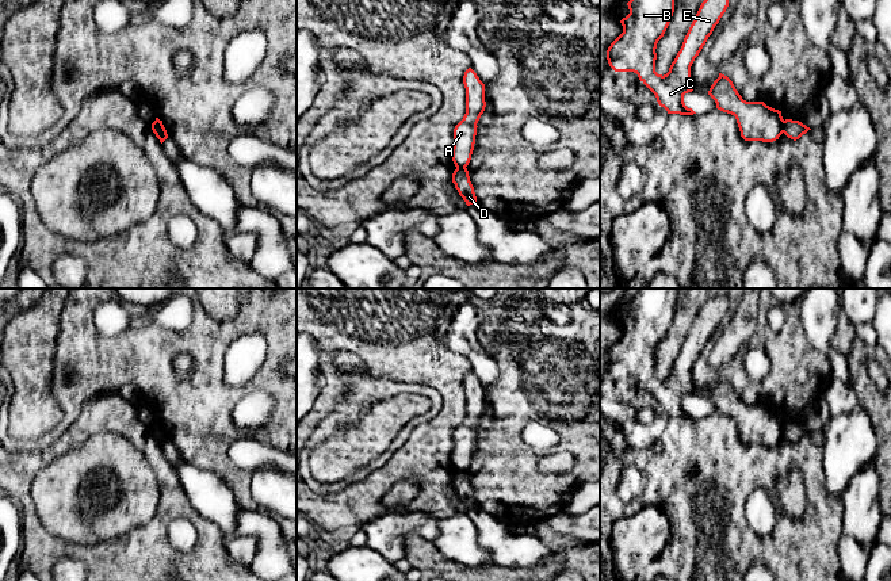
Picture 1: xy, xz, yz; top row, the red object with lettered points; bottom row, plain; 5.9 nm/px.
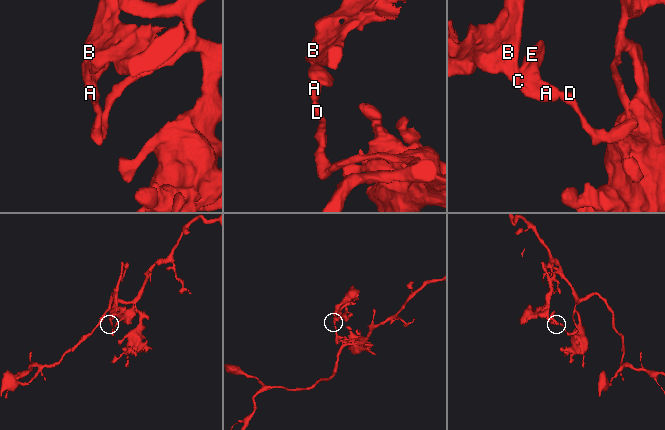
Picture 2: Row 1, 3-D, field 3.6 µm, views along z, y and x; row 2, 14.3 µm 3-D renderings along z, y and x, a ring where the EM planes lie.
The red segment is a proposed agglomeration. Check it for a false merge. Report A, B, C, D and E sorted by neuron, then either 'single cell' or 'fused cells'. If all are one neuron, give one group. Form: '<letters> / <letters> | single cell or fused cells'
A B C E / D | fused cells

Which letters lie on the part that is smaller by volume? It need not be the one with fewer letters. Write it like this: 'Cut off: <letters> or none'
Cut off: A, B, C, E

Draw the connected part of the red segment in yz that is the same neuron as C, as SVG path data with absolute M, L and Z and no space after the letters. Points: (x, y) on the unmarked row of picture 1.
M639 288L627 306L630 317L620 324L623 336L608 351L607 363L615 375L636 376L668 417L693 418L696 416L684 406L684 398L693 394L691 370L726 316L729 299L726 297L711 298L701 306L669 375L662 379L655 375L655 352L672 324L677 293L677 288Z

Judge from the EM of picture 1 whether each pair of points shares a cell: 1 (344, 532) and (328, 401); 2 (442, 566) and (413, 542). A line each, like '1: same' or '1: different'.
1: different
2: same

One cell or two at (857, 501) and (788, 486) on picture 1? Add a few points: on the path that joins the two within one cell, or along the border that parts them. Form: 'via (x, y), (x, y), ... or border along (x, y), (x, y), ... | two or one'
border along (840, 496), (842, 504), (841, 530) | two

